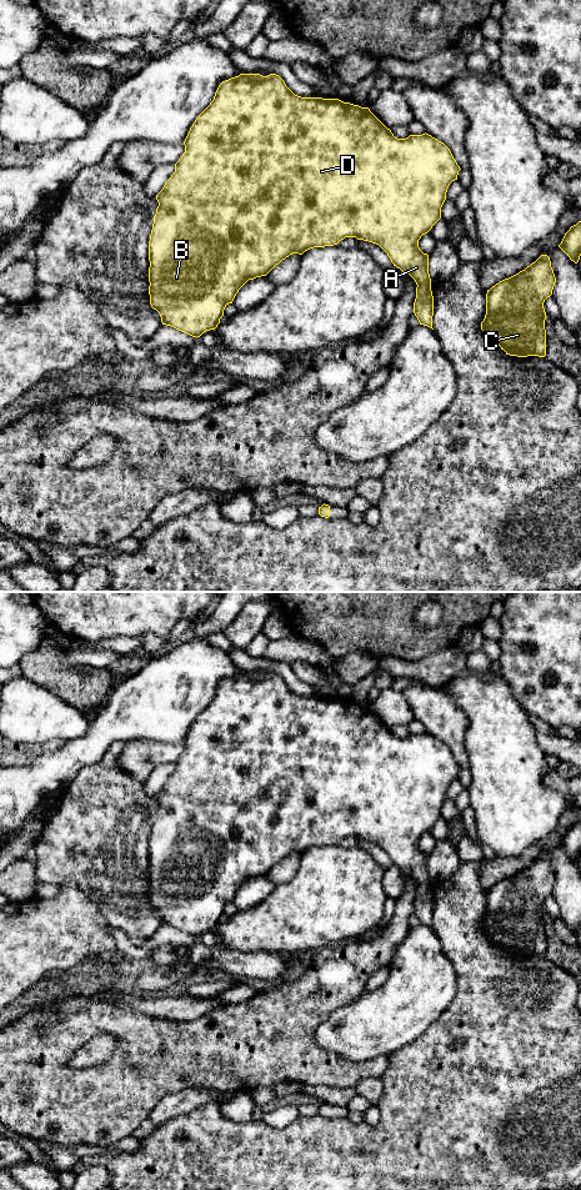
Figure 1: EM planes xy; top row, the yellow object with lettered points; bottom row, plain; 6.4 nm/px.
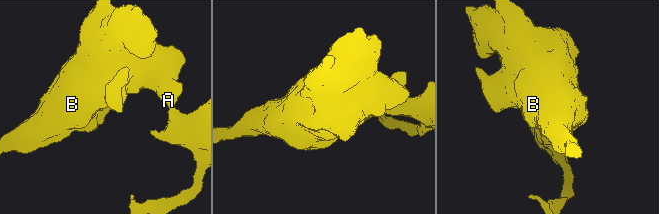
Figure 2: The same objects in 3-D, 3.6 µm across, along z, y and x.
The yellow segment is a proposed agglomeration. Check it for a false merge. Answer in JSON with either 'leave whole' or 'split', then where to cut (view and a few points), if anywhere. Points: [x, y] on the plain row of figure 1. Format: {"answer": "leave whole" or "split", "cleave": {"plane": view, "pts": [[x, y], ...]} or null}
{"answer": "split", "cleave": {"plane": "xy", "pts": [[430, 883], [417, 885]]}}

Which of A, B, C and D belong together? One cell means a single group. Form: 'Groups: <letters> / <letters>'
Groups: A B D / C

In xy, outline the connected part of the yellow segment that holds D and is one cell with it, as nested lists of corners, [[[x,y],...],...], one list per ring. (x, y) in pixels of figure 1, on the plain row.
[[[240,673],[222,681],[210,704],[196,717],[184,740],[185,752],[175,763],[175,772],[156,794],[159,805],[154,815],[149,840],[149,894],[150,904],[160,913],[162,924],[171,925],[192,937],[215,929],[224,909],[232,903],[239,889],[256,877],[266,875],[276,864],[292,853],[302,854],[314,847],[337,844],[345,837],[356,837],[379,844],[394,865],[409,873],[417,885],[431,884],[429,854],[419,847],[419,839],[441,818],[441,807],[450,783],[457,779],[461,769],[450,748],[429,733],[397,738],[369,707],[361,707],[339,698],[301,697],[295,694],[276,673]]]

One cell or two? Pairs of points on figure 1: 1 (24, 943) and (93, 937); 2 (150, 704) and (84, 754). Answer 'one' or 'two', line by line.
1: one
2: one

